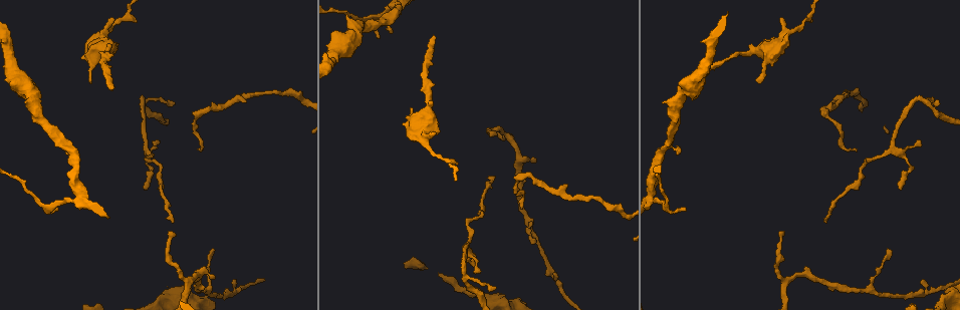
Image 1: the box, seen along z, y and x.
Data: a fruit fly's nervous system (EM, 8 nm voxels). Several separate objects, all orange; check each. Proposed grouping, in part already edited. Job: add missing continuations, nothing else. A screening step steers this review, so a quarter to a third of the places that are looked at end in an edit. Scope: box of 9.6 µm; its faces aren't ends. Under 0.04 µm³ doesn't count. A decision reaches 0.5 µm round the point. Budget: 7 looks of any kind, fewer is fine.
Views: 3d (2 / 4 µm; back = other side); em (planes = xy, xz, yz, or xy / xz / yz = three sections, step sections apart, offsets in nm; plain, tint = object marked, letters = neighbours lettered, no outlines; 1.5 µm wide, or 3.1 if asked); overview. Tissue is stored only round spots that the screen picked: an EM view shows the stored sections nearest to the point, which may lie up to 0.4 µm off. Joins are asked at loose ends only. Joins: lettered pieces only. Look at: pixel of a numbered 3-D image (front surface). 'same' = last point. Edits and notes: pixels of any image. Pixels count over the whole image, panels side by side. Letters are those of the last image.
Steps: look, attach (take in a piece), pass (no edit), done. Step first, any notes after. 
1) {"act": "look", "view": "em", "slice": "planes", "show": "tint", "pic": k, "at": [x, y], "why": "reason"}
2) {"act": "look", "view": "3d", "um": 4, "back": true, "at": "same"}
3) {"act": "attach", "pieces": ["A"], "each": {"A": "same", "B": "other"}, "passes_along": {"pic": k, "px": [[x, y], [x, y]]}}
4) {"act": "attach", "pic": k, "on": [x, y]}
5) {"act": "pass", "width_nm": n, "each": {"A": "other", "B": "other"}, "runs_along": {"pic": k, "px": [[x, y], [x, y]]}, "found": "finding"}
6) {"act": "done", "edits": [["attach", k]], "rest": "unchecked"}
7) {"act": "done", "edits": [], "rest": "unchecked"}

{"act": "look", "view": "em", "slice": "planes", "show": "letters", "pic": 1, "at": [901, 189], "why": "branch stops here"}

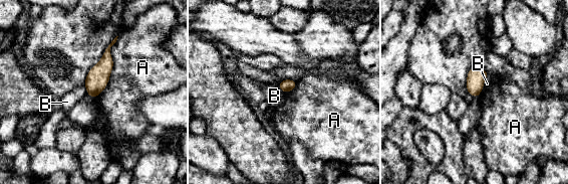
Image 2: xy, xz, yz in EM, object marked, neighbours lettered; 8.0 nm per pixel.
{"act": "pass", "width_nm": 100, "each": {"A": "other", "B": "other"}, "border": {"pic": 2, "px": [[118, 36], [108, 82], [94, 98]]}, "found": "no lettered piece goes on from it"}

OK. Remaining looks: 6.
{"act": "look", "view": "3d", "um": 4, "pic": 1, "at": [536, 162]}

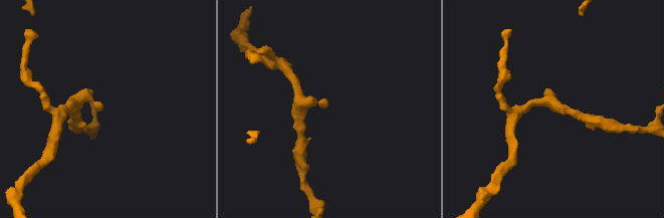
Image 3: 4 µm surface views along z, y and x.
{"act": "look", "view": "em", "slice": "planes", "show": "letters", "pic": 3, "at": [101, 110]}

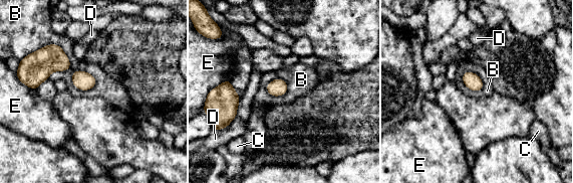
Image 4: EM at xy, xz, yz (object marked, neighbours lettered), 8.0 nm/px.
{"act": "pass", "width_nm": 130, "each": {"B": "other", "C": "other", "D": "other", "E": "other"}, "border": {"pic": 4, "px": [[33, 51], [58, 44], [70, 68]]}, "found": "no lettered piece goes on from it"}

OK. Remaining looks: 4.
{"act": "look", "view": "3d", "um": 4, "back": true, "pic": 1, "at": [112, 87], "why": "end of a long branch"}

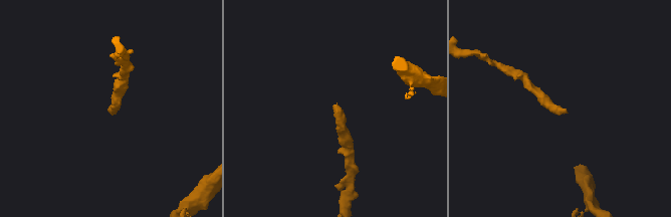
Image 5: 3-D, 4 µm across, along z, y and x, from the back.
{"act": "look", "view": "em", "slice": "planes", "show": "letters", "pic": 5, "at": [108, 111], "why": "now the EM"}

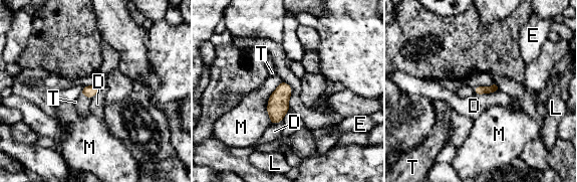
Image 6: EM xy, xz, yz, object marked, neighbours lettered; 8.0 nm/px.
{"act": "attach", "pieces": ["T"], "each": {"D": "other", "E": "other", "L": "other", "M": "other", "T": "same"}, "found": "it goes on there"}

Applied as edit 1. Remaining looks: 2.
{"act": "done", "edits": [["attach", 6]], "rest": "unchecked"}

